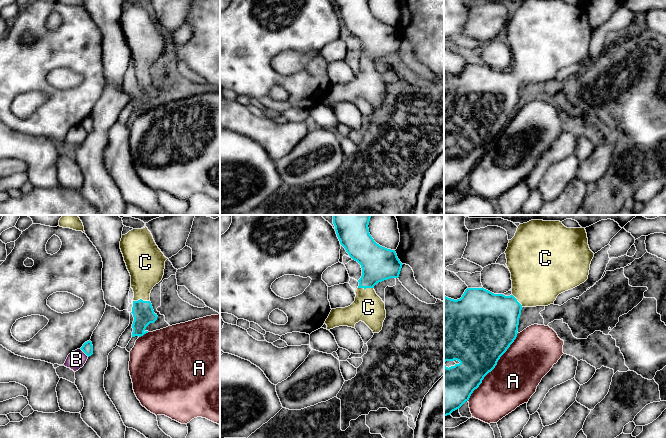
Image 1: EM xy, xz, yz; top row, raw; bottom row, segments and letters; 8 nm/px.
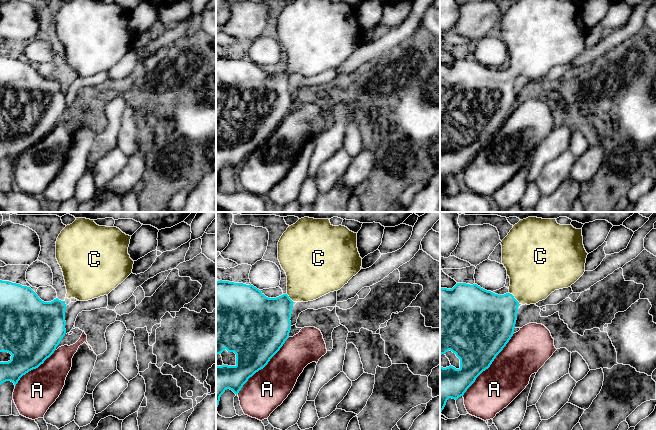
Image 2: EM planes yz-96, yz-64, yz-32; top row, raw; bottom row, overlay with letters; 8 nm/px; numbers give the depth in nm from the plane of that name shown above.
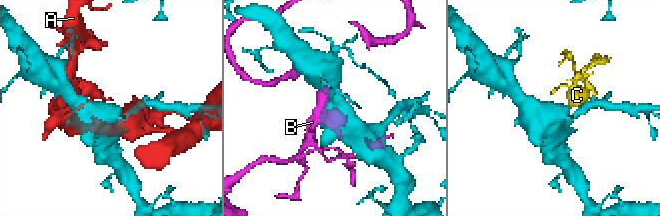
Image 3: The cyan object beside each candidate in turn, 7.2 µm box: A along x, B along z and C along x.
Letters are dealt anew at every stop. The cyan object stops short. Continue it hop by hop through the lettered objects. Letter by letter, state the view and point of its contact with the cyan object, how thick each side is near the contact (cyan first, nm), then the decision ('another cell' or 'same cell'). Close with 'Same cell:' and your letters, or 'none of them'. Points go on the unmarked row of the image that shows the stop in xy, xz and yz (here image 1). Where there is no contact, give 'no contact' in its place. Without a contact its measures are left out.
A: contact yz (494, 143); calibres 440 and 380 nm; another cell
B: contact xy (84, 128); calibres 90 and 150 nm; another cell
C: contact xy (141, 75); calibres 170 and 280 nm; same cell
Same cell: C

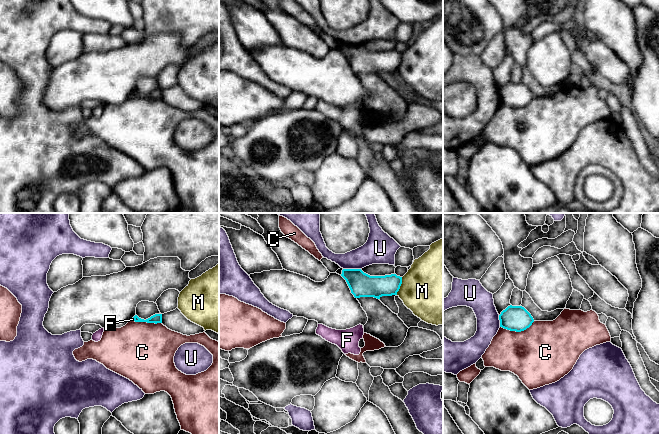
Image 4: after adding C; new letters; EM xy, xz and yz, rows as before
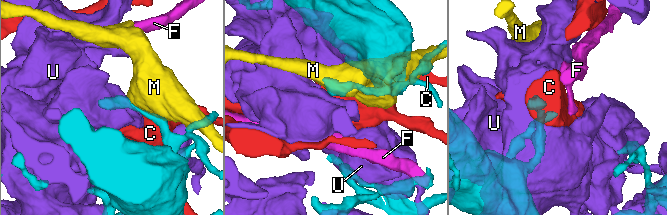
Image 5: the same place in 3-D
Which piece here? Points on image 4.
C: contact yz (517, 107); calibres 200 and 460 nm; another cell
F: contact xy (133, 94); calibres 80 and 20 nm; another cell
M: contact xz (400, 61); calibres 180 and 480 nm; another cell
U: contact xz (352, 45); calibres 190 and 220 nm; another cell
Same cell: none of them

